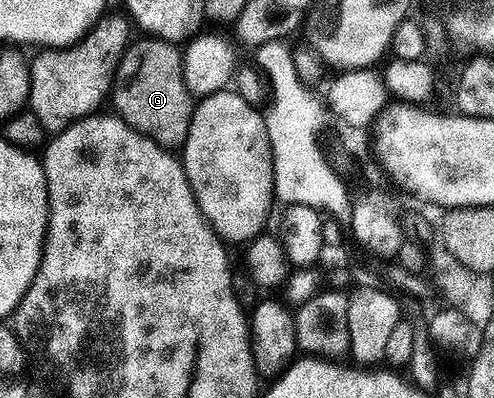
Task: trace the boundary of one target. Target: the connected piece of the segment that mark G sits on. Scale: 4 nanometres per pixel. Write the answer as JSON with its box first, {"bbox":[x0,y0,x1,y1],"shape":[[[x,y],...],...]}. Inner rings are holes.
{"bbox":[110,35,194,150],"shape":[[[145,35],[144,40],[139,40],[139,38],[133,39],[129,43],[127,50],[122,54],[122,58],[118,62],[116,67],[116,76],[112,79],[112,90],[110,93],[110,104],[113,104],[115,115],[120,116],[125,120],[128,125],[134,130],[138,130],[142,135],[148,136],[154,142],[158,142],[164,148],[171,148],[173,150],[179,149],[182,142],[186,138],[186,134],[190,130],[190,122],[192,121],[192,109],[194,107],[194,97],[186,86],[186,78],[184,77],[184,58],[181,52],[181,49],[177,47],[175,43],[171,40],[159,40],[157,36]]]}

